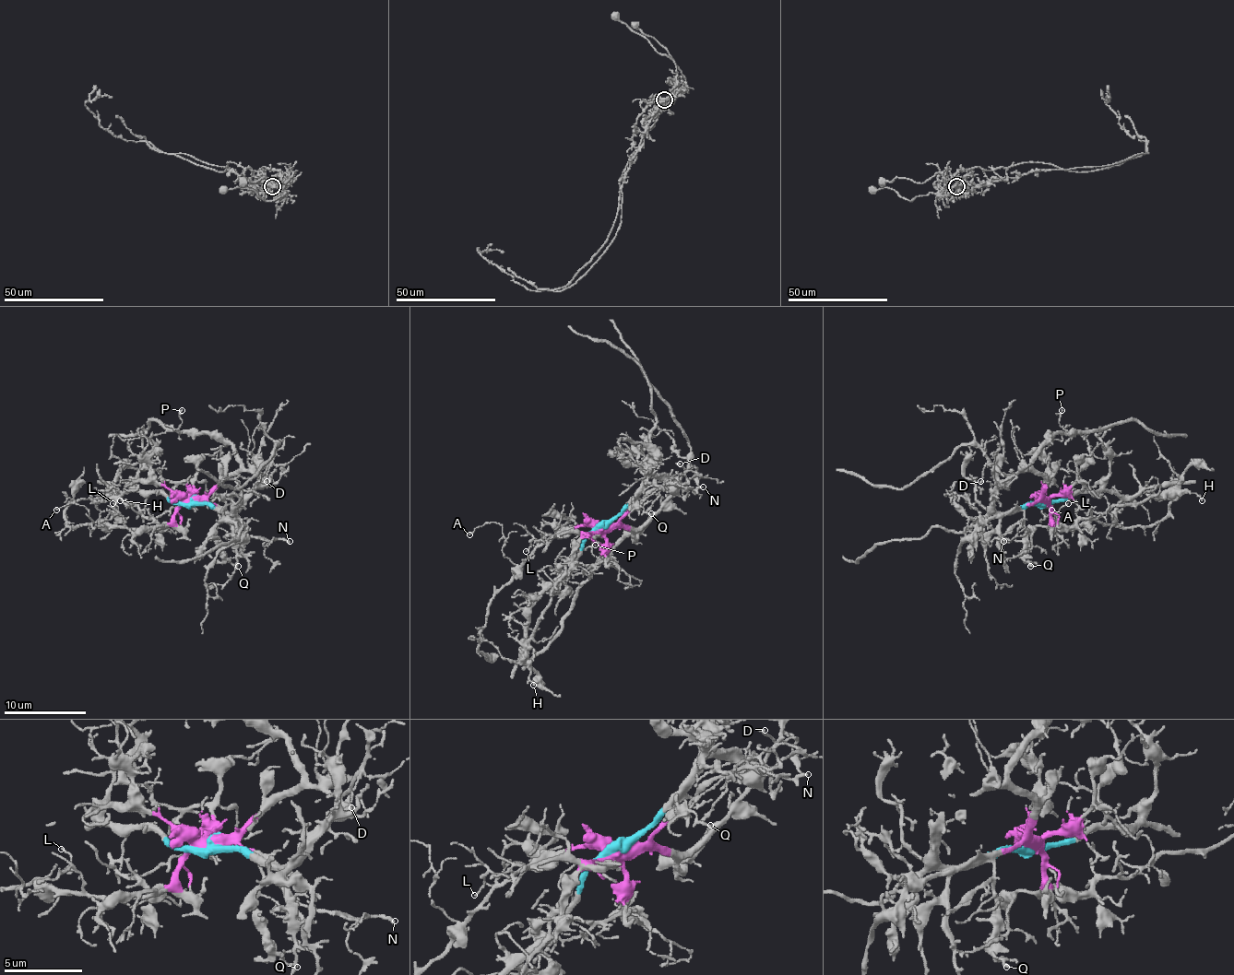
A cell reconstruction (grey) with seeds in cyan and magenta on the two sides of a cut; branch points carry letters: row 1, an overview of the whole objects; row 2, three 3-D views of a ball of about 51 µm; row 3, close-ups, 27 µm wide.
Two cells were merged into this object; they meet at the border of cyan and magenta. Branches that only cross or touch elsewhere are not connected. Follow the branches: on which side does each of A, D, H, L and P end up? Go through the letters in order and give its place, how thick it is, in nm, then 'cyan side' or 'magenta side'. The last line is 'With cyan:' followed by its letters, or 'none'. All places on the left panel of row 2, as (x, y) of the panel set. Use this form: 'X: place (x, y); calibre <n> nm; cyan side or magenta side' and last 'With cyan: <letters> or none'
A: place (56, 510); calibre 100 nm; magenta side
D: place (266, 481); calibre 160 nm; magenta side
H: place (120, 500); calibre 120 nm; magenta side
L: place (112, 503); calibre 100 nm; magenta side
P: place (182, 410); calibre 140 nm; magenta side
With cyan: none

